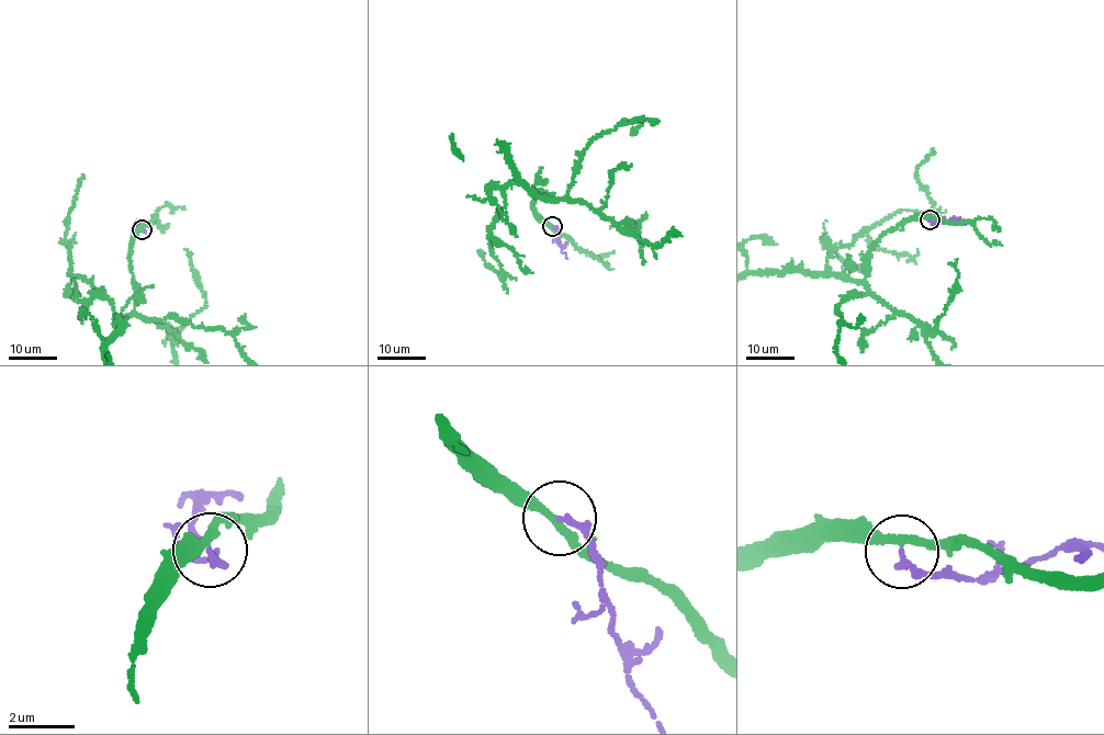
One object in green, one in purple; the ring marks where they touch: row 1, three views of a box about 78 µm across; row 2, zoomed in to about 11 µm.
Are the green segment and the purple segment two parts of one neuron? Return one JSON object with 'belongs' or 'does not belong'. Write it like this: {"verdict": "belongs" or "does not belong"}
{"verdict": "belongs"}

